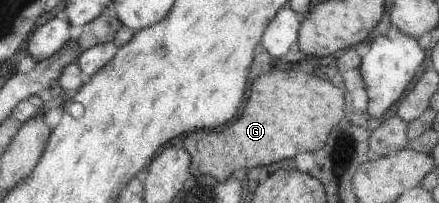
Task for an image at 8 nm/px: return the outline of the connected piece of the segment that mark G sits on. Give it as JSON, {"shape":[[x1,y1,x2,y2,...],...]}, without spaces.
{"shape":[[272,70,253,79,243,110,237,120,215,130,189,132,183,140,185,152,190,156,189,175,209,175,223,182,231,172,241,168,265,166,278,160,293,158,299,152,315,152,321,148,332,128,343,118,345,105,343,91,330,82,302,72]]}

